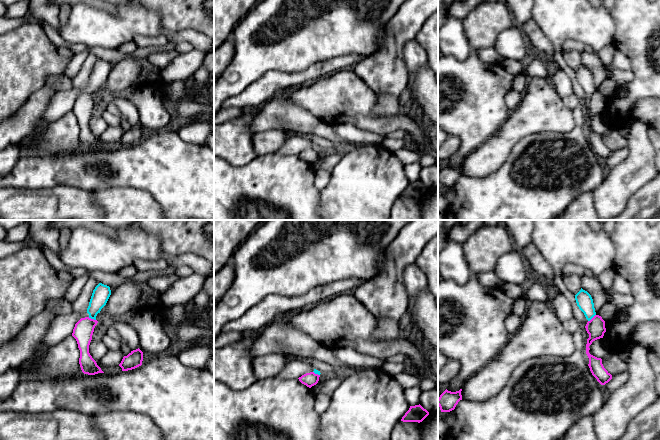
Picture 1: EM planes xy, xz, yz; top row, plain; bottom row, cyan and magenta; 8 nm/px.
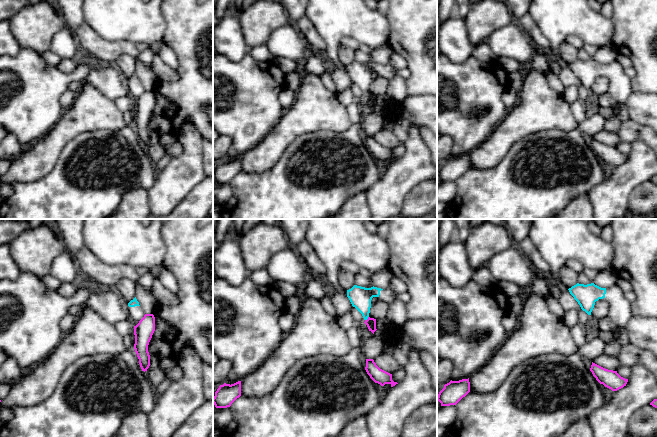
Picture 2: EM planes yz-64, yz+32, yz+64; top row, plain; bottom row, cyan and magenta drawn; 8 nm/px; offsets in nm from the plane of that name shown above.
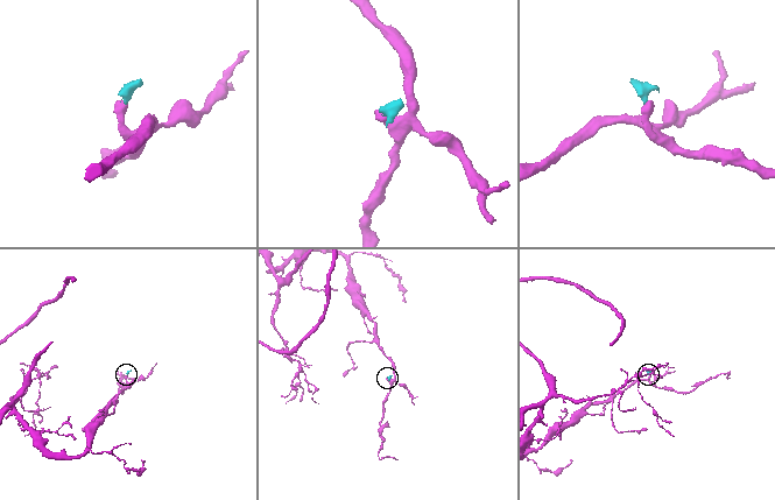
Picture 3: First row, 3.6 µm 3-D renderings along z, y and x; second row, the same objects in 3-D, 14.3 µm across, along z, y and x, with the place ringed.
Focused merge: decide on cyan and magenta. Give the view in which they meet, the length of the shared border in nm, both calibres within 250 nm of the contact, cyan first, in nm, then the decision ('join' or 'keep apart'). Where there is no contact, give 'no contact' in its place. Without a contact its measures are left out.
yz | 90 nm | 130/150 nm | keep apart

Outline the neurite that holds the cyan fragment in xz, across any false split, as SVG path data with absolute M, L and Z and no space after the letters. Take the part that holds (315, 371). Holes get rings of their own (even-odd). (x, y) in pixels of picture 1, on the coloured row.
M293 358L276 377L279 379L298 379L302 375L310 372L314 372L318 375L321 374L307 359Z

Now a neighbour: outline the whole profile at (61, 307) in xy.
M65 298L49 300L46 303L44 310L45 309L53 311L57 316L67 315L73 311L72 303L67 301Z

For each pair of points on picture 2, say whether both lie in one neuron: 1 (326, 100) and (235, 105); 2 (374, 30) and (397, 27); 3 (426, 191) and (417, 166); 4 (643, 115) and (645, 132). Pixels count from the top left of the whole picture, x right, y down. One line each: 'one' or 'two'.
1: two
2: two
3: two
4: two

